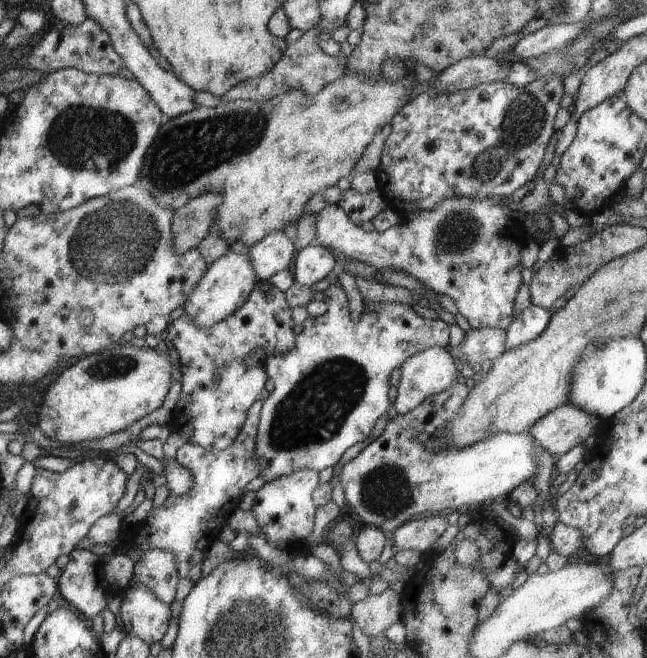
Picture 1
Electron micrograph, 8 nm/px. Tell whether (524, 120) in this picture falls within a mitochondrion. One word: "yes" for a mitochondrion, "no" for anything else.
yes

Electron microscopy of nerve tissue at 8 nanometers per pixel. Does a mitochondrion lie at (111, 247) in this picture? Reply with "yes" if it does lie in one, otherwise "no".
yes

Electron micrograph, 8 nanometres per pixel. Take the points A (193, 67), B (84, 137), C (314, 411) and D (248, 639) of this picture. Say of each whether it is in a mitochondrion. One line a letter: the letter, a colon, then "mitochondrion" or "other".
A: other
B: mitochondrion
C: mitochondrion
D: mitochondrion

